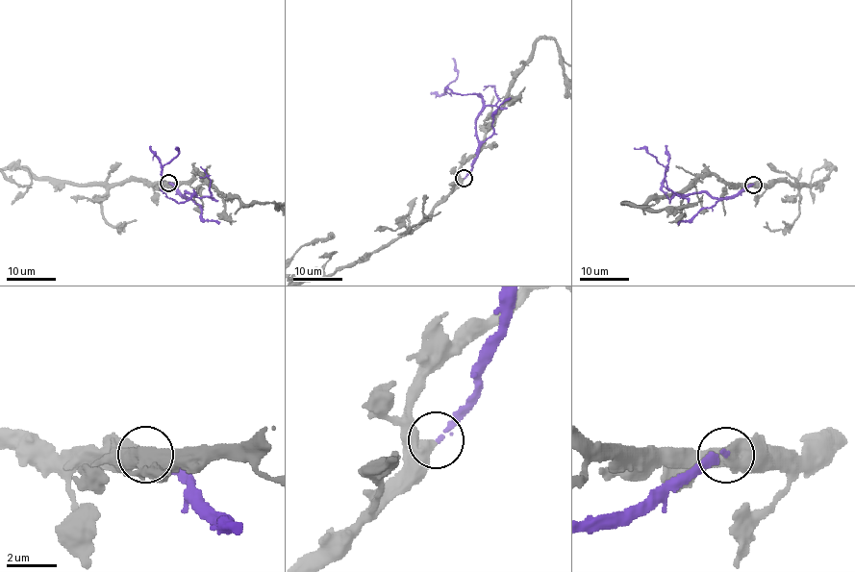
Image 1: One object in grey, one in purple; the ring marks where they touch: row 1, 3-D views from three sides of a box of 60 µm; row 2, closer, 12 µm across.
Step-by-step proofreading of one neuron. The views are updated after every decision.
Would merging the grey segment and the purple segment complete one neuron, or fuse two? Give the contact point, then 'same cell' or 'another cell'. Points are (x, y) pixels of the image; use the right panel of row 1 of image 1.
at (753, 185); another cell

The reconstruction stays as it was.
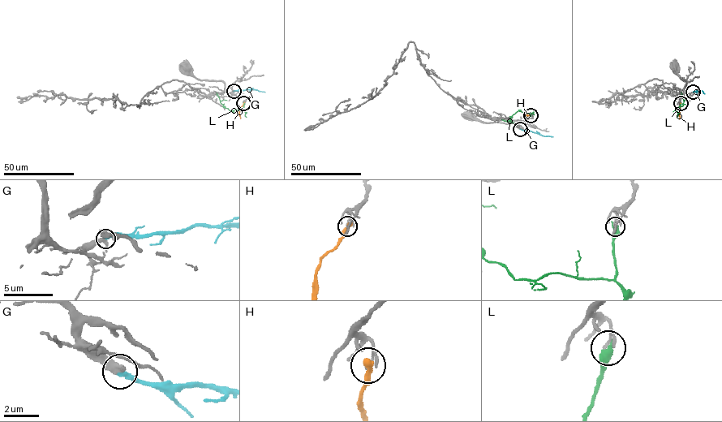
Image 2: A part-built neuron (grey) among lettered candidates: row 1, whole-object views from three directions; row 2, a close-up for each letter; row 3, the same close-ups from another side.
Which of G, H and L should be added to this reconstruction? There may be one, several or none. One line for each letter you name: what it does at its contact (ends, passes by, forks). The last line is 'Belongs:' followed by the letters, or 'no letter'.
G: it ends
Belongs: G

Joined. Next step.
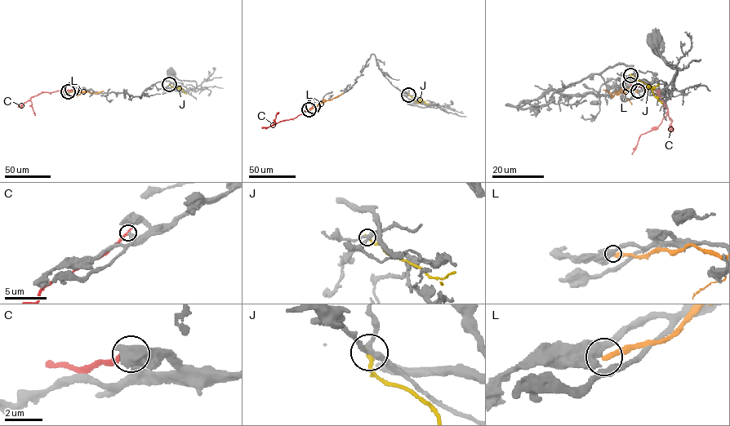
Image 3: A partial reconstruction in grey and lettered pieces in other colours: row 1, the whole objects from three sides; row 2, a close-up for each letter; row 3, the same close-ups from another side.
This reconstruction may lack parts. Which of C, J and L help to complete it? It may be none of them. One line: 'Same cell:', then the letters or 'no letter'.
Same cell: no letter

